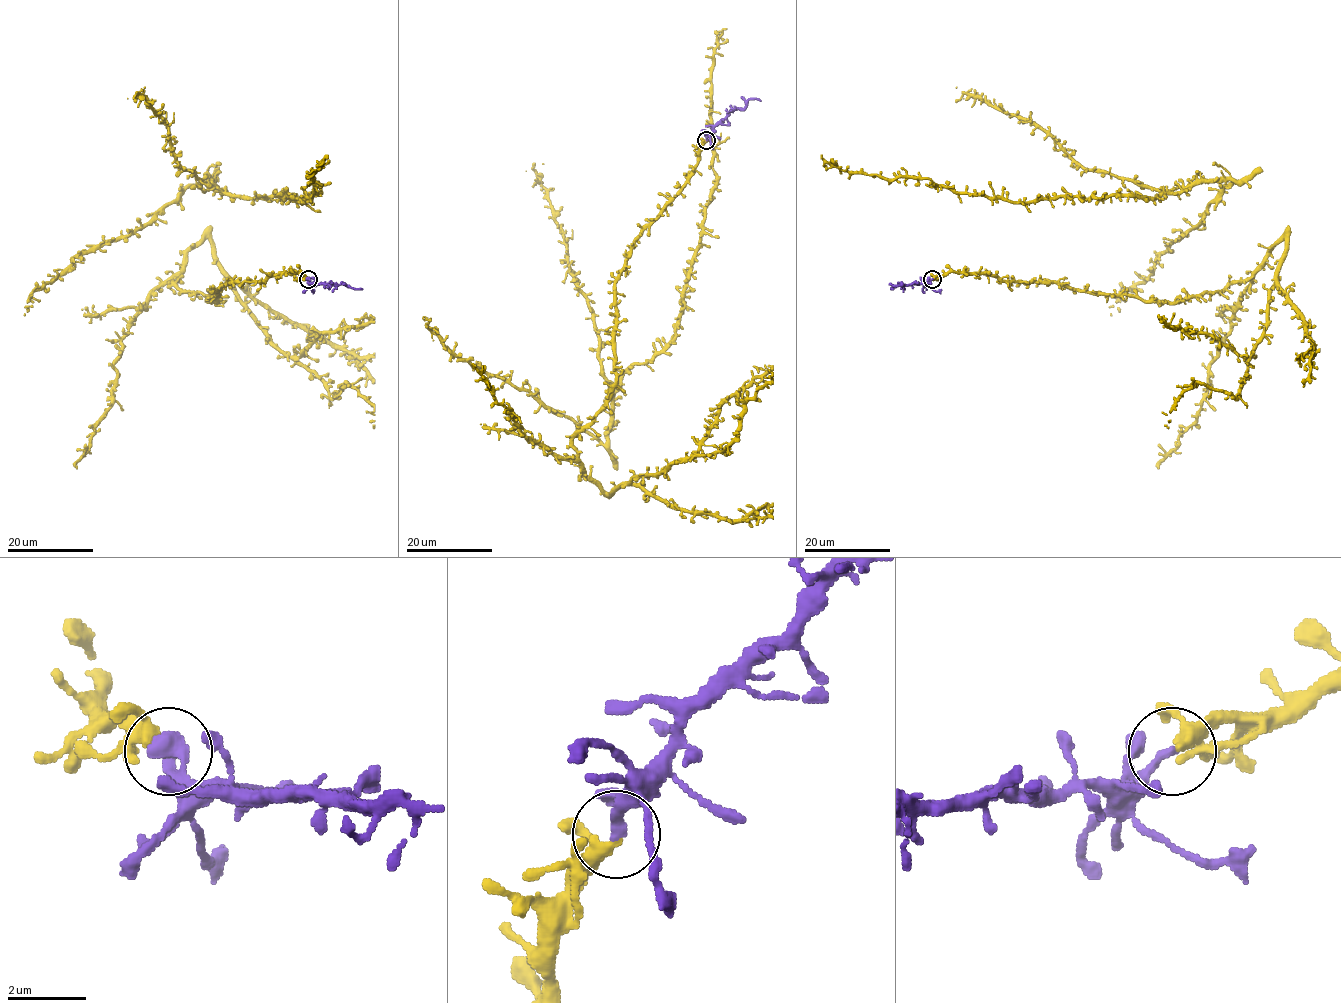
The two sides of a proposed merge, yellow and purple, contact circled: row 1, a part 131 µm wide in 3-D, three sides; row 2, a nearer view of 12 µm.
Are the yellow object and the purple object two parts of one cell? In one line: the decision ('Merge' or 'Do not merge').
Merge

